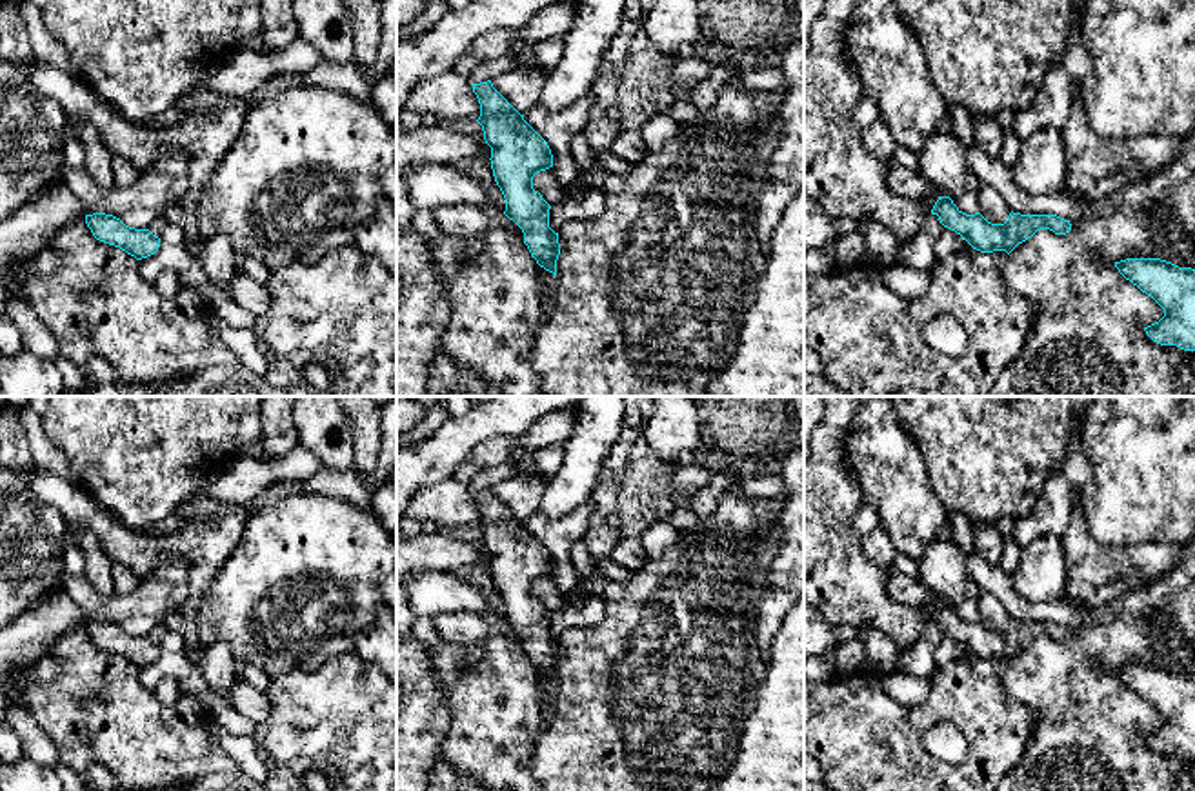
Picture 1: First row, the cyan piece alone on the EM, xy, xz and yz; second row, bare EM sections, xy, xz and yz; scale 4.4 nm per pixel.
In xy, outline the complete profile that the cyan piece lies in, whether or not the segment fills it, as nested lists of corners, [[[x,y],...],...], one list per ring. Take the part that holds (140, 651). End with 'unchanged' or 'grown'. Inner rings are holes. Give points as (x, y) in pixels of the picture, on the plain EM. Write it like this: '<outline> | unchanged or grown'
[[[85,622],[85,631],[96,647],[120,655],[136,667],[155,662],[160,655],[160,646],[149,636],[129,635],[113,622]]] | unchanged

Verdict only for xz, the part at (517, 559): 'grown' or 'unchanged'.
unchanged

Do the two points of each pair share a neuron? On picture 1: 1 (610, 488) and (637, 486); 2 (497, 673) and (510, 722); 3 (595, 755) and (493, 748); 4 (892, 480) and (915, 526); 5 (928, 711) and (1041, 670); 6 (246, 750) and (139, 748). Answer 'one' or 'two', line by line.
1: two
2: one
3: two
4: one
5: two
6: two

